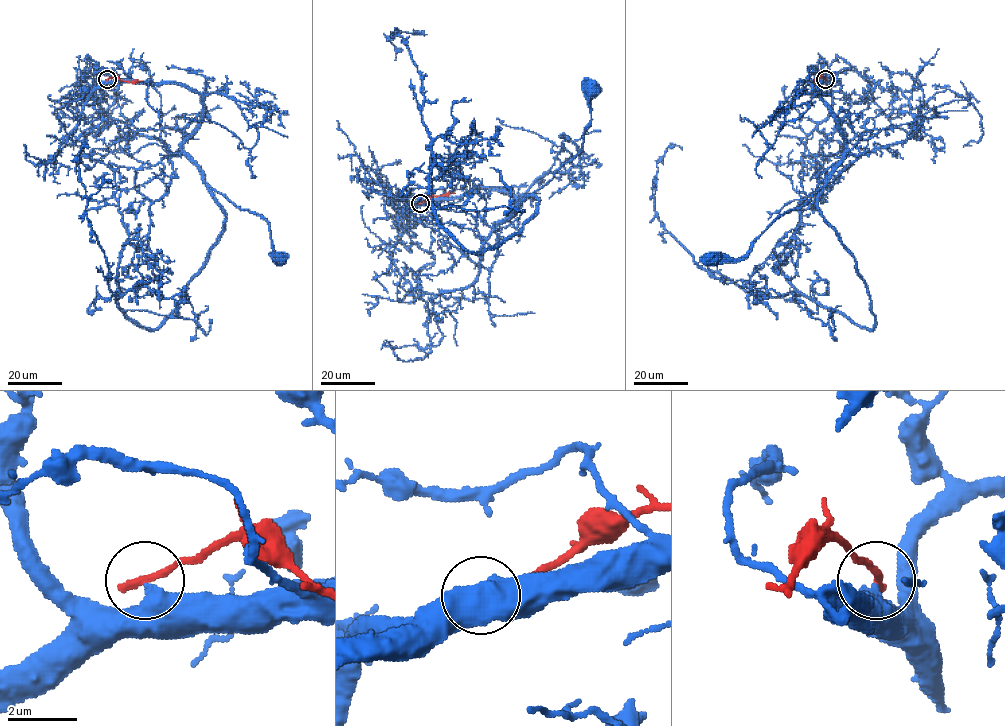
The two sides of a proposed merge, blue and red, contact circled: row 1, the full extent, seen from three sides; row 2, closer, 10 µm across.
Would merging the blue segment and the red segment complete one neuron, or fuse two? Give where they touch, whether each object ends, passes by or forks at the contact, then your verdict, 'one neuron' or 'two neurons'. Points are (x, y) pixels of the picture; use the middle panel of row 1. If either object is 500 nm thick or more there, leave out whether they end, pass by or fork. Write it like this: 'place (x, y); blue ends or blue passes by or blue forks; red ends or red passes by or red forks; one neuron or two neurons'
place (420, 203); two neurons

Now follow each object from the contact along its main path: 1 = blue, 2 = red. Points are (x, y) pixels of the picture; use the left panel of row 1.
1: (107, 80), (181, 83), (200, 96), (203, 116), (183, 151), (209, 186), (267, 222), (275, 261), (279, 260)
2: (107, 79), (114, 76), (122, 80), (141, 81)

